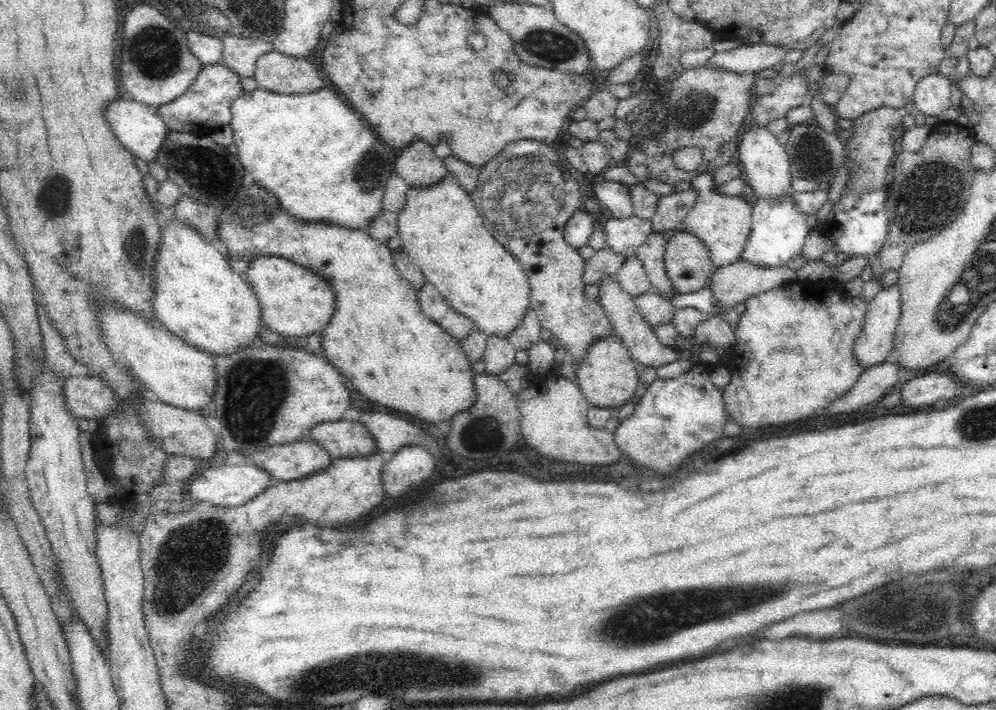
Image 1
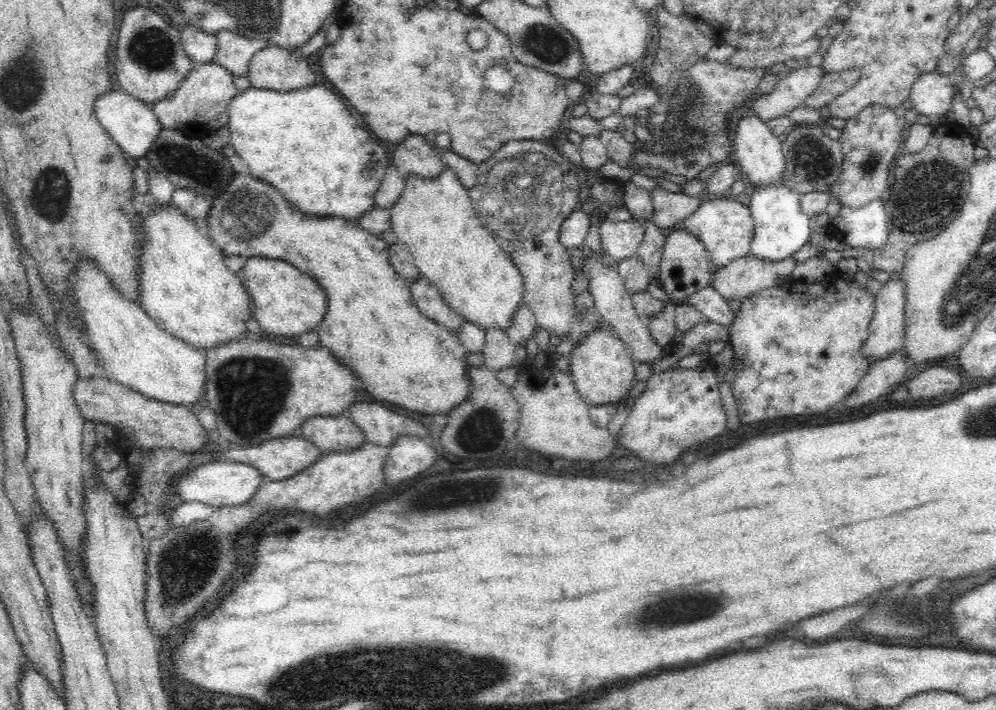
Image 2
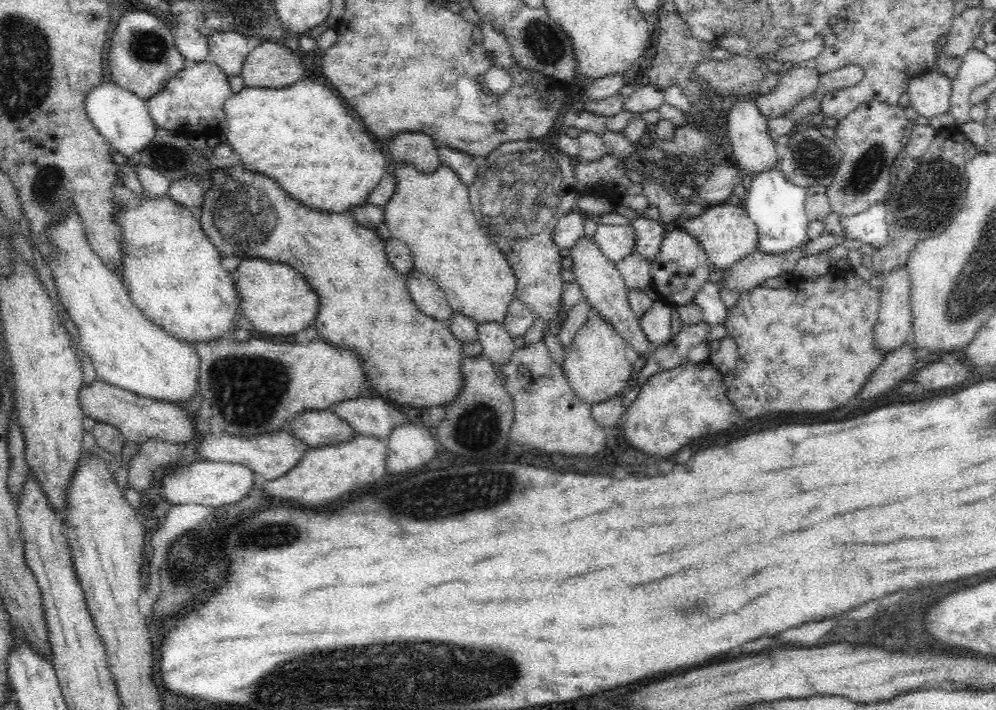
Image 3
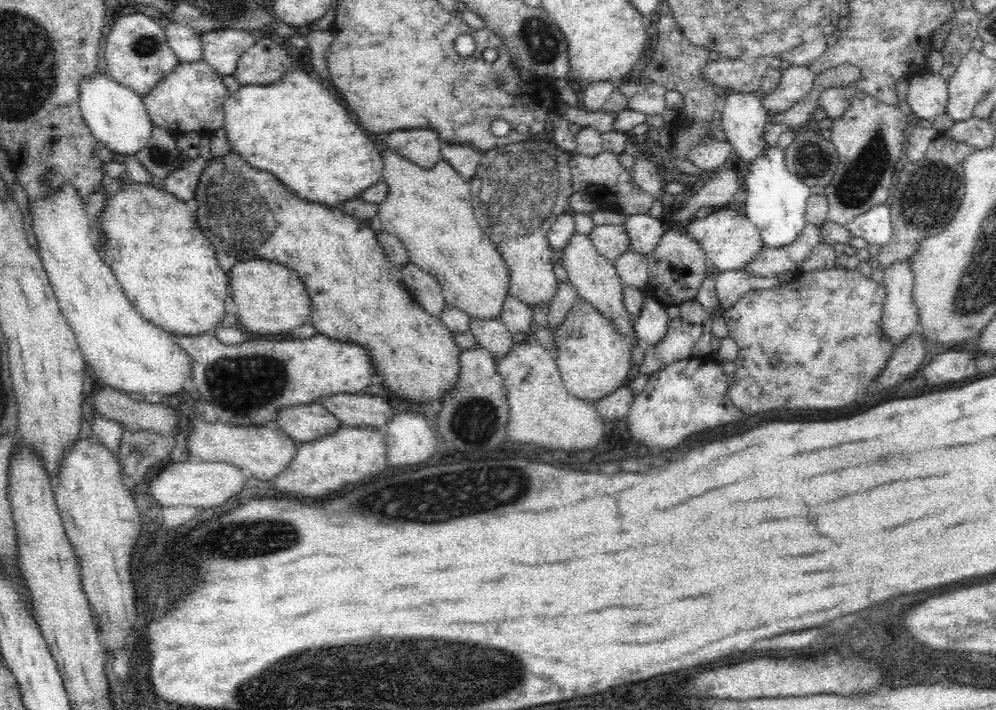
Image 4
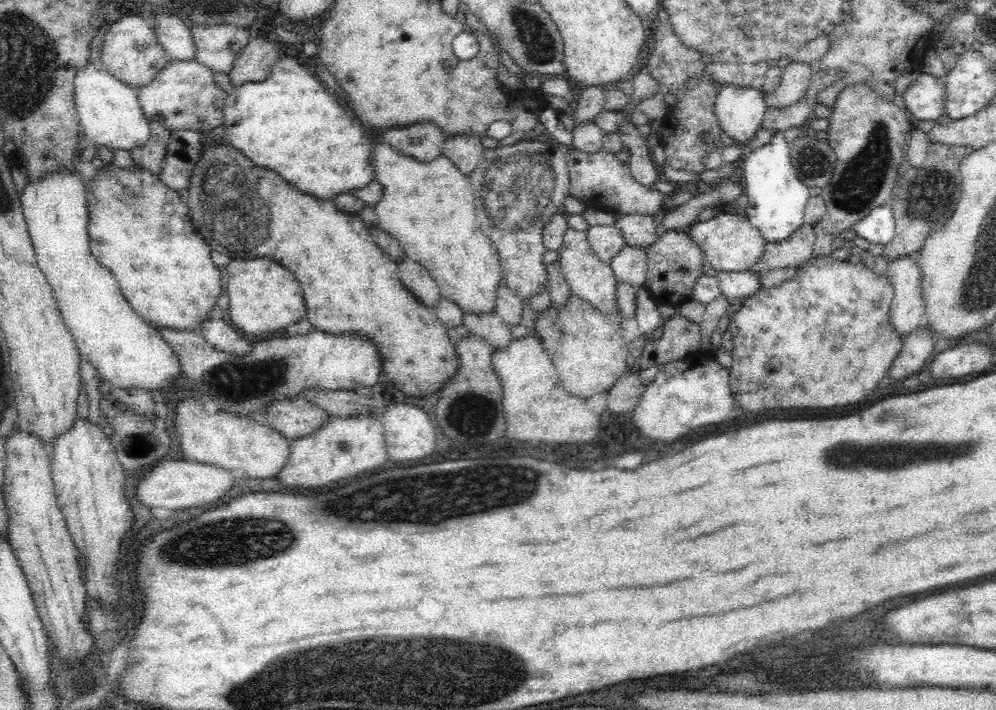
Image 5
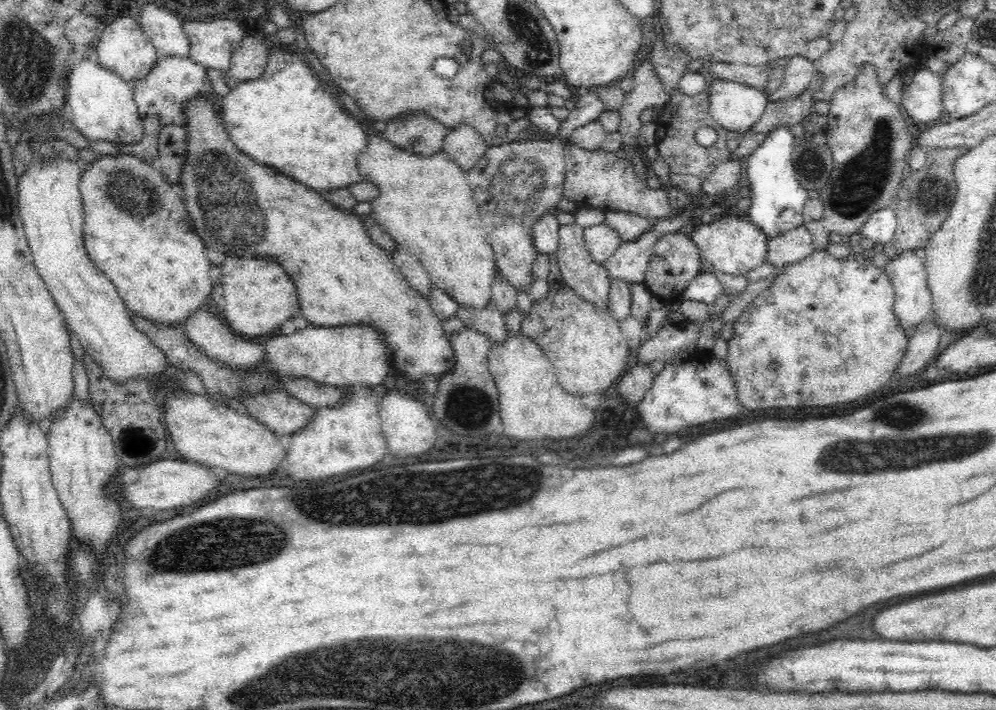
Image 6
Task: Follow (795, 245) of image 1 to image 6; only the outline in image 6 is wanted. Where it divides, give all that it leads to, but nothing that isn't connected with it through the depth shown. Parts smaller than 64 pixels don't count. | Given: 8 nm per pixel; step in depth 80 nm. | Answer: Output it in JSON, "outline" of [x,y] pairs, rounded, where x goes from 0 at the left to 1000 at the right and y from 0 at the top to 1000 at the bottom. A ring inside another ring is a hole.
{"outline":[[[781,175],[768,187],[769,194],[759,211],[752,218],[749,237],[750,256],[753,266],[754,289],[750,299],[753,313],[761,318],[771,334],[791,328],[806,315],[806,292],[811,279],[811,269],[798,252],[797,230],[794,217],[801,200],[793,177]]]}

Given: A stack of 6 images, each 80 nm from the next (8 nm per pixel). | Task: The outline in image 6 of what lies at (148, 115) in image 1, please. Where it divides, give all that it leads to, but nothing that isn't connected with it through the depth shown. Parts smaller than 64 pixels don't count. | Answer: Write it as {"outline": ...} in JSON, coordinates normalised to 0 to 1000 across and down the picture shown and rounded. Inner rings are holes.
{"outline":[[[86,79],[77,94],[67,101],[64,149],[71,159],[70,172],[74,182],[89,197],[131,203],[141,200],[143,194],[142,166],[133,135],[133,121],[112,99],[100,93],[95,80]]]}

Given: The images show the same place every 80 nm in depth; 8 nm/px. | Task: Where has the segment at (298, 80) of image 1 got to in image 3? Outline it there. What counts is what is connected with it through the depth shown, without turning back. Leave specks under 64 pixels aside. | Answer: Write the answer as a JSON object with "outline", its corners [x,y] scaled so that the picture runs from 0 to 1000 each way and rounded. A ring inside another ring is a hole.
{"outline":[[[261,58],[245,82],[241,108],[247,123],[283,123],[307,107],[303,85],[282,58]]]}

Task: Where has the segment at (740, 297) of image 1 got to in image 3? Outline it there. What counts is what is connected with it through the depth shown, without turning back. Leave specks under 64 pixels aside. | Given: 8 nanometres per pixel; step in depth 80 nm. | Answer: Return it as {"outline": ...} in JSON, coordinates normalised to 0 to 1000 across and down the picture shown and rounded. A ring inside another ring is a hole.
{"outline":[[[812,311],[809,327],[809,338],[797,346],[795,352],[785,358],[773,358],[766,352],[759,352],[742,366],[735,377],[727,382],[726,397],[733,408],[755,408],[763,404],[769,392],[786,389],[793,392],[801,366],[809,361],[807,348],[827,327],[826,311]]]}

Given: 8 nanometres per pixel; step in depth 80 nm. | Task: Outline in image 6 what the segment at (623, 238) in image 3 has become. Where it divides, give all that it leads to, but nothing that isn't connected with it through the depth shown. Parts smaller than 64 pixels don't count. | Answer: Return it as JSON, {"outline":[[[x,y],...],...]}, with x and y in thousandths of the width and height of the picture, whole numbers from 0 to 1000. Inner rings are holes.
{"outline":[[[599,317],[585,324],[588,352],[598,370],[605,372],[610,366],[616,352],[624,344],[626,338],[612,318]]]}

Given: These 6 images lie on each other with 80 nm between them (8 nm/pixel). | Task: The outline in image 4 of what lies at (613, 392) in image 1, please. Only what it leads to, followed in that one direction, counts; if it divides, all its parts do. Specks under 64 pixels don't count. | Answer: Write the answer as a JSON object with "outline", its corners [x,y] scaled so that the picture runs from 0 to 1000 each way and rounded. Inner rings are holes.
{"outline":[[[587,421],[578,423],[578,425],[572,431],[568,448],[562,454],[562,459],[551,463],[555,473],[557,496],[559,499],[556,507],[558,508],[562,531],[564,531],[565,542],[572,555],[597,568],[631,535],[634,507],[633,482],[630,482],[628,473],[619,466],[614,449],[608,448]]]}

